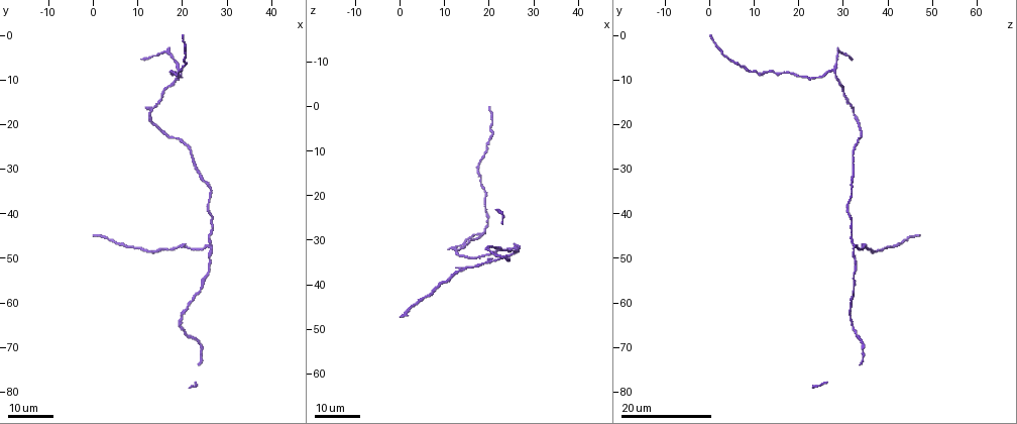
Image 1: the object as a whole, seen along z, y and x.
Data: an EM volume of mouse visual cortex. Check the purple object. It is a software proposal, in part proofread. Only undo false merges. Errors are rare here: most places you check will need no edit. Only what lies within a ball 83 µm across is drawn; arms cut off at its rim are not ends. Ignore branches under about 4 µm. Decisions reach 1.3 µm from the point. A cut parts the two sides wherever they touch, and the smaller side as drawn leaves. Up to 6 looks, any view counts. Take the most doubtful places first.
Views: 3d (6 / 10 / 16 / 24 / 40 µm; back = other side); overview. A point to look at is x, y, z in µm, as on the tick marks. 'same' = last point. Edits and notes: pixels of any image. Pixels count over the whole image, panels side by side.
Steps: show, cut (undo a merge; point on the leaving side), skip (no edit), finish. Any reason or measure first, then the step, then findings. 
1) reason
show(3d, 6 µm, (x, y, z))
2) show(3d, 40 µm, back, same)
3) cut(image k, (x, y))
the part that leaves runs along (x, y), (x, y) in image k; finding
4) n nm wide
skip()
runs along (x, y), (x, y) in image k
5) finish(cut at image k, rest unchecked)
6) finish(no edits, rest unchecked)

show(3d, 24 µm, (26.5, 47.5, 32.5))

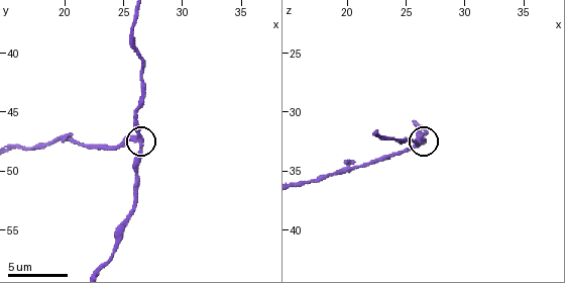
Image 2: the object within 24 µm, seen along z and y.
closer look
show(3d, 10 µm, same)

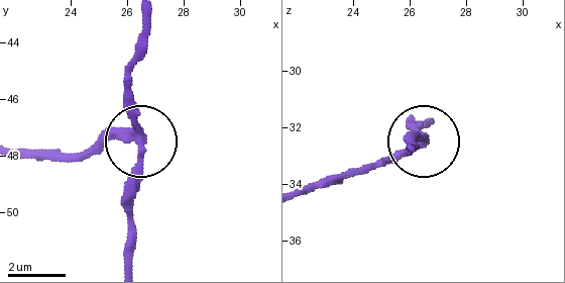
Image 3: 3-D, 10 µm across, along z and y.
side arm 33 µm; 3 arms
cut(image 3, (99, 143))
two neurons meet here

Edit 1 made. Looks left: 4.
show(overview)

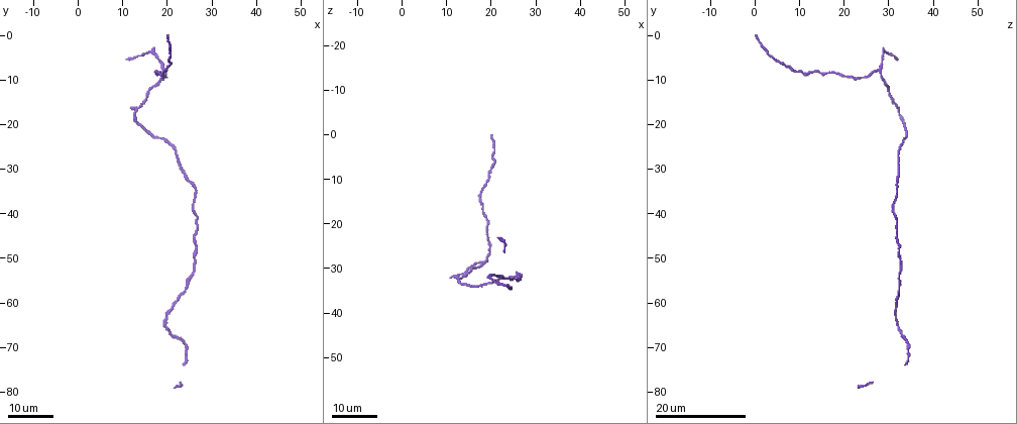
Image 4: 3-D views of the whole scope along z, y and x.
three-way junction
show(3d, 24 µm, (19.5, 7.5, 28.0))

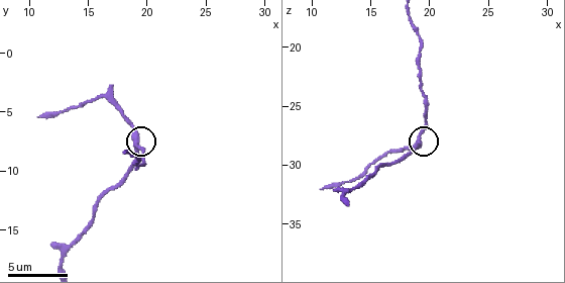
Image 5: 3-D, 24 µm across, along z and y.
closer look
show(3d, 10 µm, (19.0, 7.8, 28.0))

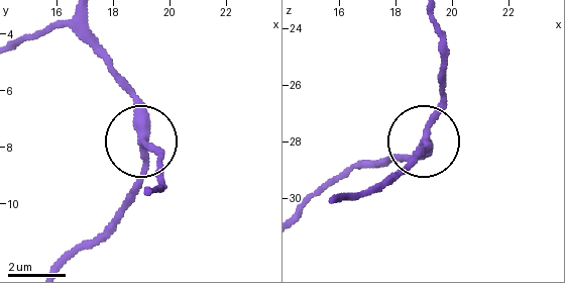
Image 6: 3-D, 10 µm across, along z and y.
300 nm wide
skip()
runs along (342, 200), (400, 171), (422, 142), (403, 162) in image 6; all the same neuron

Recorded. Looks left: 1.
show(3d, 10 µm, (26.4, 40.0, 31.2))

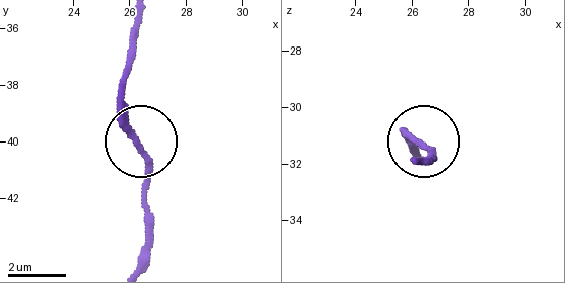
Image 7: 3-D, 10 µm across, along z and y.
skip()
runs along (140, 16), (125, 74), (125, 117), (147, 161), (147, 231) in image 7; one neuron here

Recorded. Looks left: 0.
finish(cut at image 3, rest unchecked)

